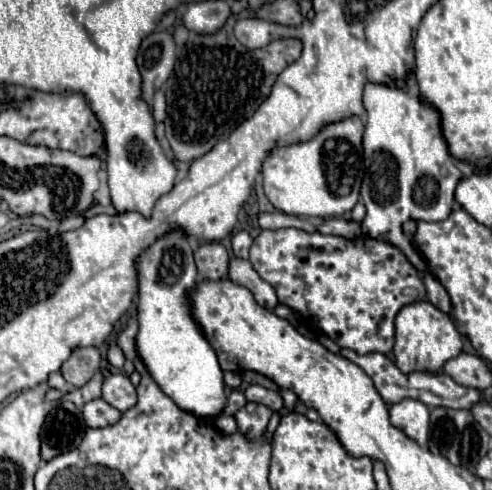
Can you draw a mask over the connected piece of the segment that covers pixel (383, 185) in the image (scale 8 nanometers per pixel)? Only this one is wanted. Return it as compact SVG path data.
M367 84L363 104L367 110L367 124L363 134L365 176L361 202L367 214L361 222L361 232L399 246L409 262L425 272L423 258L411 246L411 240L403 236L401 226L407 220L445 220L453 208L455 186L463 174L453 164L447 144L443 142L439 112L431 104L423 104L419 98L411 98L399 88L383 84Z

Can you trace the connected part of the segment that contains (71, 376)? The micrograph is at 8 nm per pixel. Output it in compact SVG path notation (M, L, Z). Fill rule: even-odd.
M87 346L87 348L75 348L69 360L63 362L59 372L67 382L79 388L91 380L91 376L99 370L99 366L101 366L99 350L93 346Z

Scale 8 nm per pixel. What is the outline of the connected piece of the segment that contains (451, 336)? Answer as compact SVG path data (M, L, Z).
M413 302L403 306L395 316L395 346L393 356L401 372L409 374L413 370L437 372L443 368L443 362L461 354L461 334L457 332L449 314L435 308L431 302Z

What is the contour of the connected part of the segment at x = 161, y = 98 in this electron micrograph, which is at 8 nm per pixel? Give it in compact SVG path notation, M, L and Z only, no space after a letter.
M159 90L159 94L155 94L153 98L153 104L151 104L151 110L153 110L153 116L155 116L155 122L163 122L165 118L165 94Z

